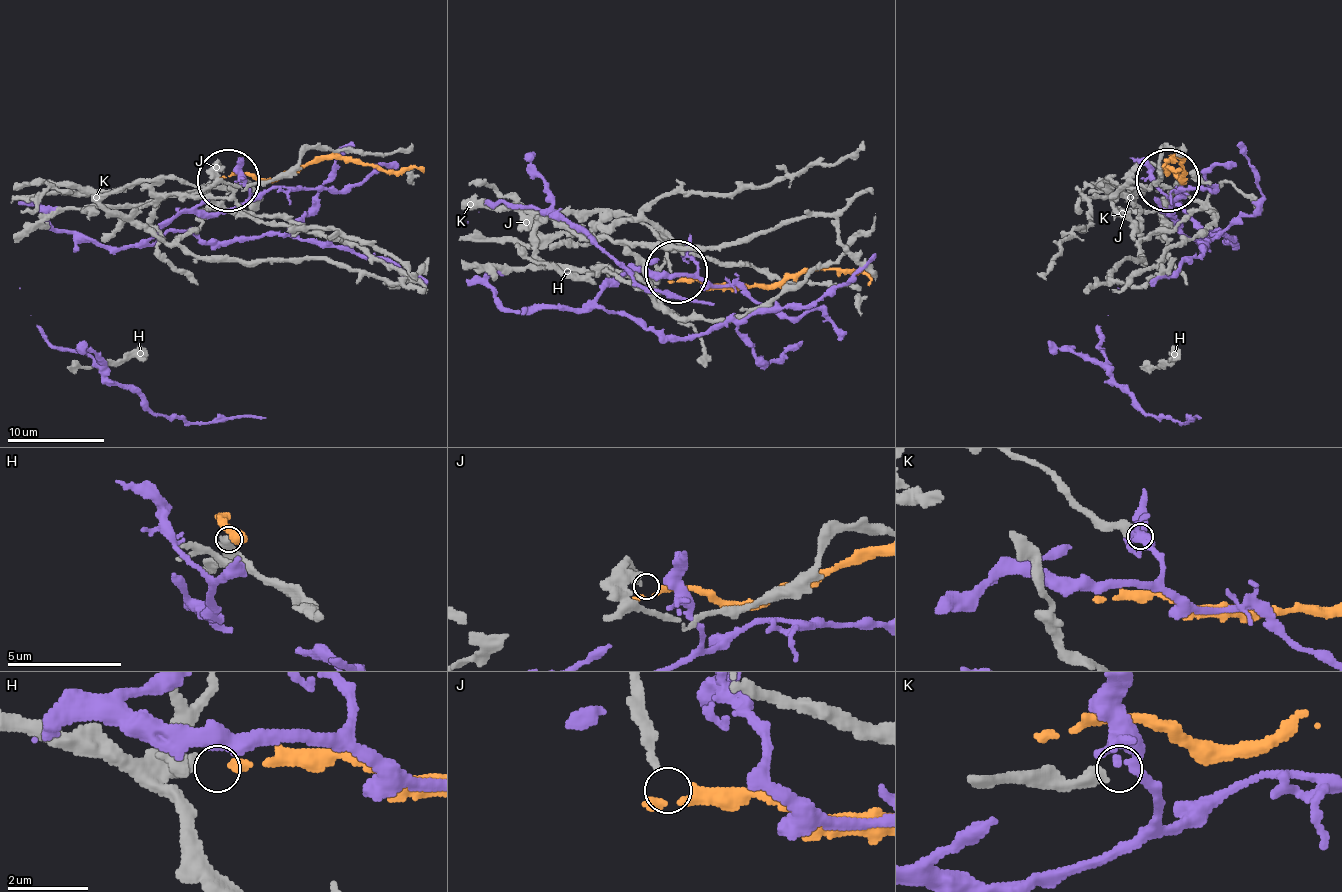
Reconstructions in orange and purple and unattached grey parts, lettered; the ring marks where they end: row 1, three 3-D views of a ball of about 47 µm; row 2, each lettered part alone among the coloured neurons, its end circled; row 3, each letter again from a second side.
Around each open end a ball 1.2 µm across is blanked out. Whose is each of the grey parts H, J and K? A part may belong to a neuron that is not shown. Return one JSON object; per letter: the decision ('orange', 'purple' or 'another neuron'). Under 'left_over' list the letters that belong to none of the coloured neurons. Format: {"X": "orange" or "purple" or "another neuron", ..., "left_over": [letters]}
{"H": "orange", "J": "another neuron", "K": "another neuron", "left_over": ["J", "K"]}

